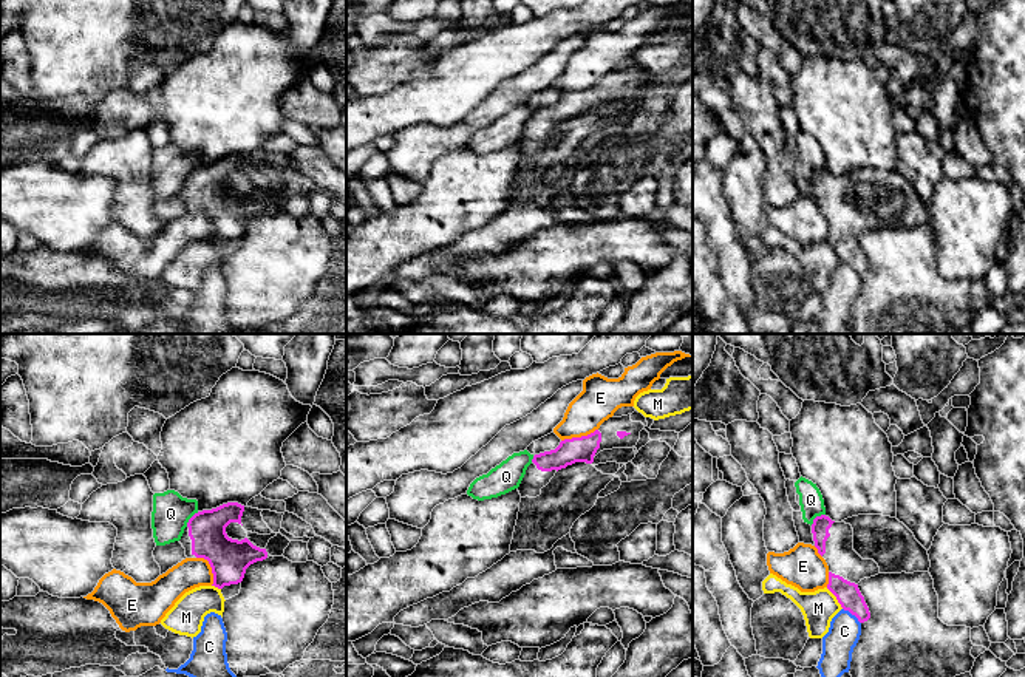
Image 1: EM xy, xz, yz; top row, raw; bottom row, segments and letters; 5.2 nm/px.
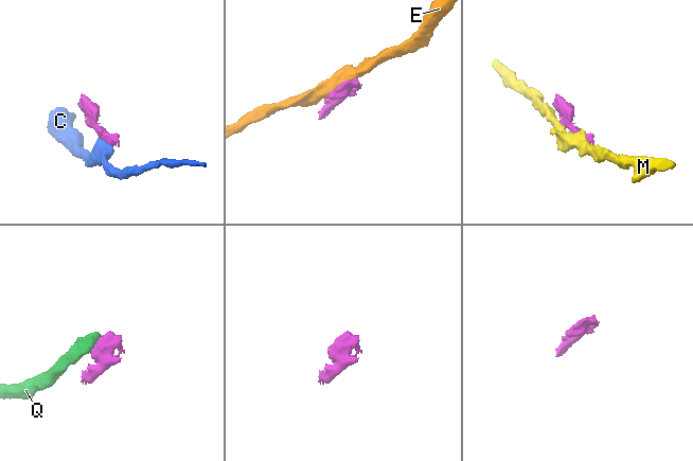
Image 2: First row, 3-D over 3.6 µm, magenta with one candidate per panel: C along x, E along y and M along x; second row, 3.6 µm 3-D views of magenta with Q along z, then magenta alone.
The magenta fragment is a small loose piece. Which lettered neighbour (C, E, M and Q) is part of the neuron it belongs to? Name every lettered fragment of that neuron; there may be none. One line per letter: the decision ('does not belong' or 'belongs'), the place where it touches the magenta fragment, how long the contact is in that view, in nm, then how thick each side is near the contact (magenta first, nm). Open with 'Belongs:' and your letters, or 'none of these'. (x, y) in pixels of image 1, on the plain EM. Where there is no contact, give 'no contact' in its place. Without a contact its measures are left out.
Belongs: none of these
C: does not belong; contact yz (852, 268); length 130 nm; calibres 130 and 170 nm
E: does not belong; contact xz (578, 91); length 200 nm; calibres 130 and 200 nm
M: does not belong; contact yz (837, 252); length 140 nm; calibres 130 and 180 nm
Q: does not belong; contact yz (817, 170); length 100 nm; calibres 90 and 130 nm

